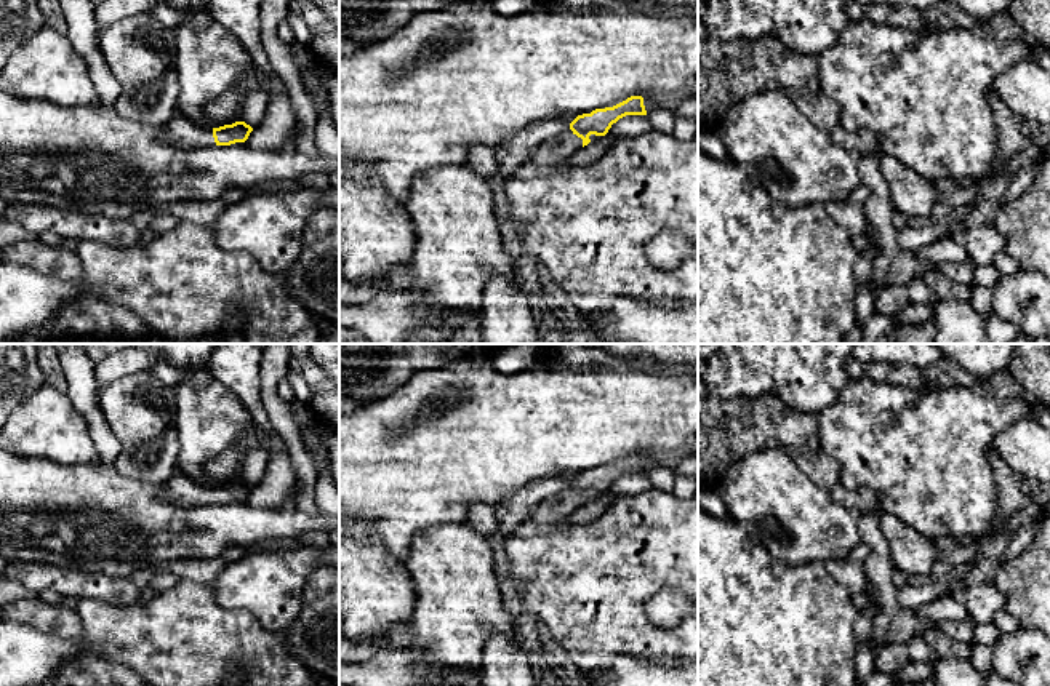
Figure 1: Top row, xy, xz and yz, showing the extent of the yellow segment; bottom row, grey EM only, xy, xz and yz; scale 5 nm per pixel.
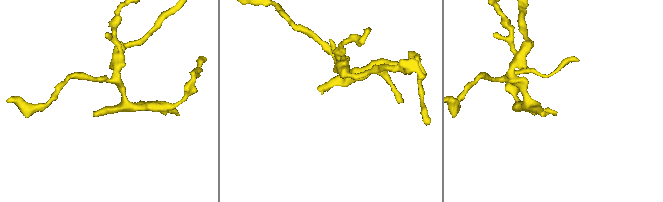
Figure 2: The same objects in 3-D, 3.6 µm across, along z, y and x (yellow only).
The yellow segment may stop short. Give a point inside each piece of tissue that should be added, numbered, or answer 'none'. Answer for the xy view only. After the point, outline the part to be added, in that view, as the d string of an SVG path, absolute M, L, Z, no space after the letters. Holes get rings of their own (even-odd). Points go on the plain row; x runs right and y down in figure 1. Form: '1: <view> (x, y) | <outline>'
1: xy (180, 488) | M179 467L162 488L166 501L184 507L216 504L213 488L194 483Z

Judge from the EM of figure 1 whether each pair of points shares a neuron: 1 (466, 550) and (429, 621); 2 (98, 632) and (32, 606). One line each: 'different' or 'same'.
1: same
2: different

